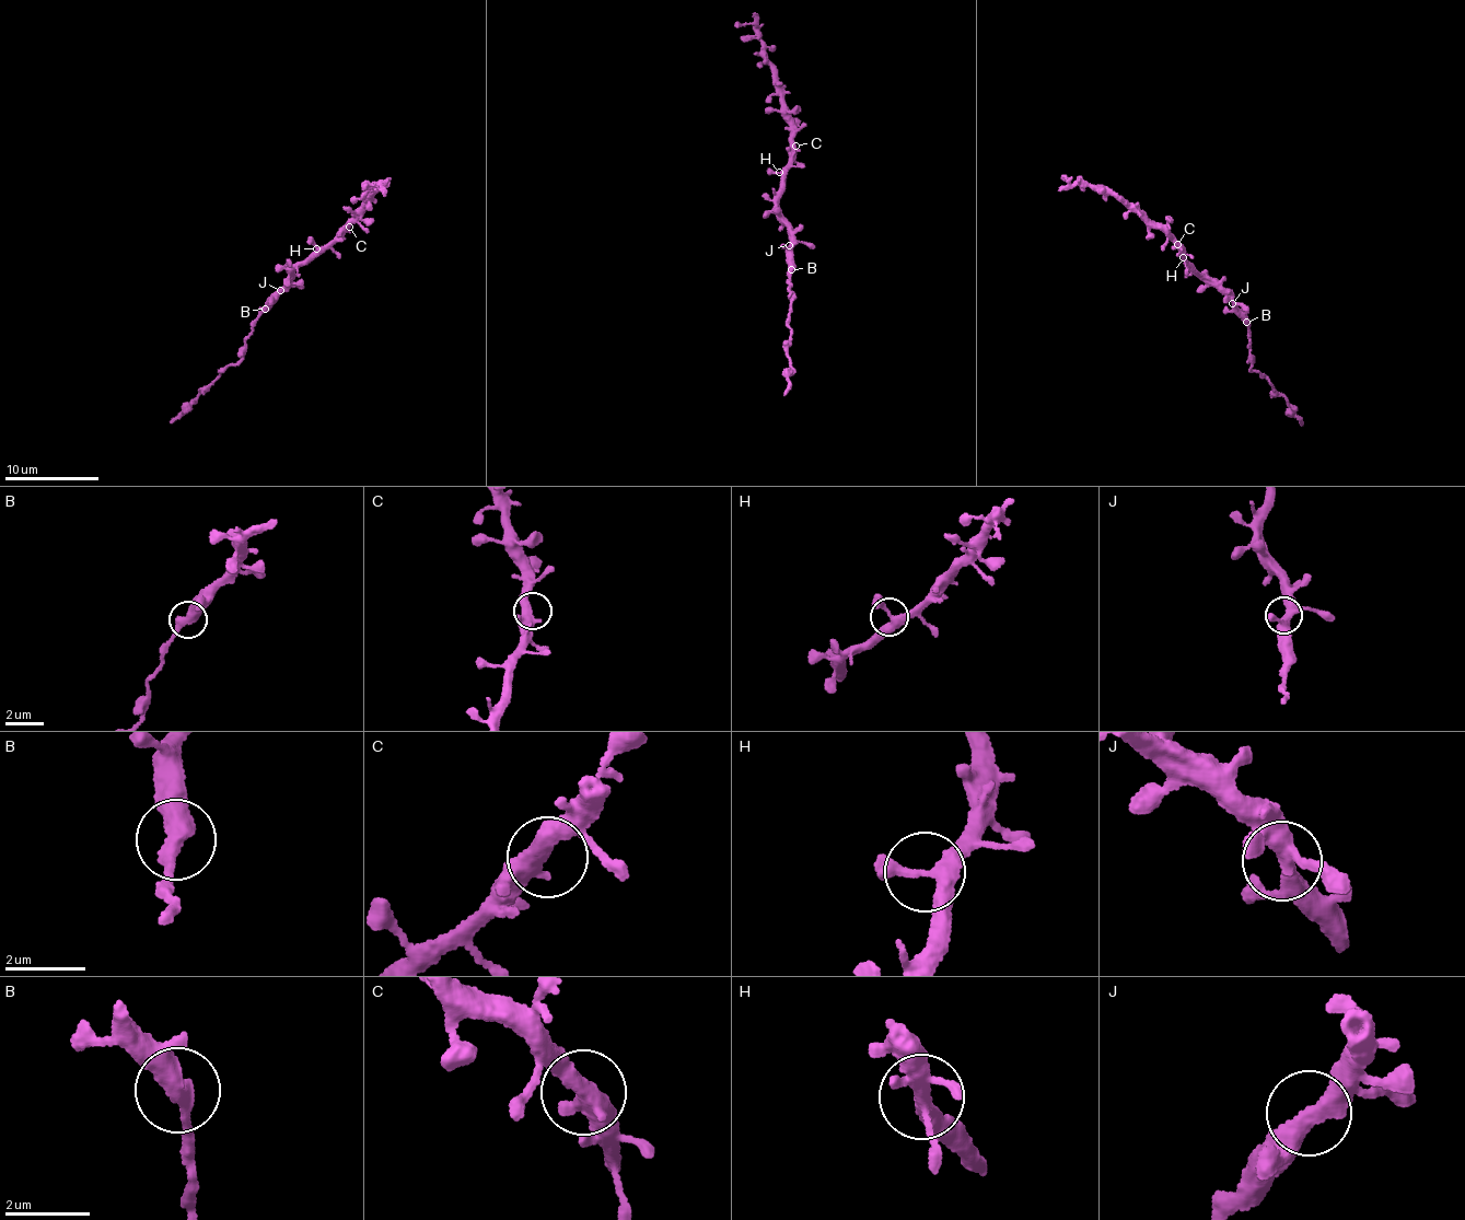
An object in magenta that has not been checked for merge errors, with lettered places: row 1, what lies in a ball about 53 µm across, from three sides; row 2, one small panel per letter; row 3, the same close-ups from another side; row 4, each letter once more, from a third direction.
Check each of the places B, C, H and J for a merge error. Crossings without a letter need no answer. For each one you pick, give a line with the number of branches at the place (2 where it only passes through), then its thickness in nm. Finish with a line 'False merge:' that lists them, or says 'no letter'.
B: 2 | 440 nm
False merge: B

